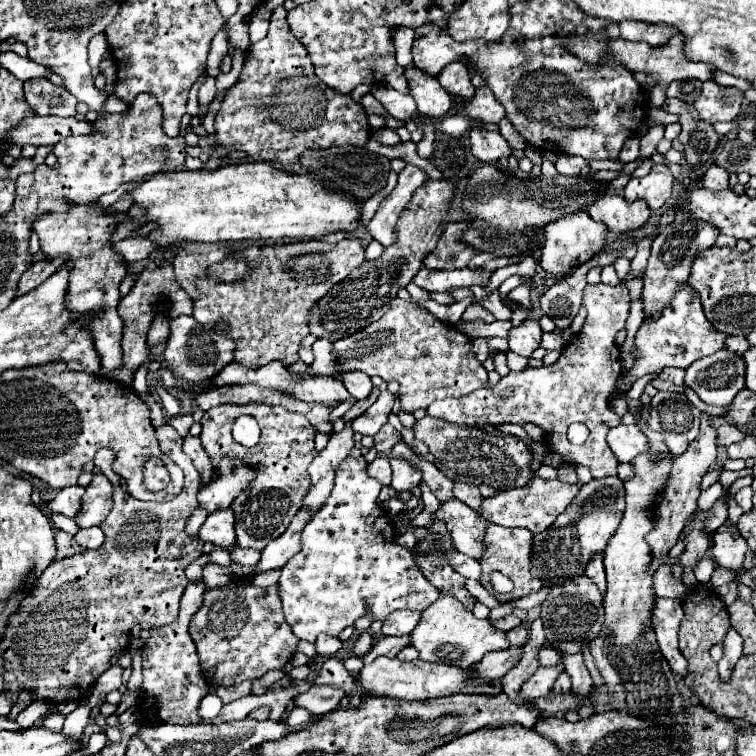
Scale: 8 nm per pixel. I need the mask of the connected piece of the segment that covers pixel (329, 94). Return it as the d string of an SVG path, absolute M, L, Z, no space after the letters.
M278 6L270 18L270 32L264 40L250 46L248 56L242 66L240 80L226 92L222 108L216 114L216 148L210 154L210 160L204 164L204 170L216 170L222 162L230 156L230 152L242 150L254 160L270 160L276 166L292 166L298 162L304 150L324 150L330 146L364 146L370 138L370 124L362 104L356 104L352 96L342 96L322 84L314 74L314 66L306 48L298 40L294 40L288 22L286 22L286 8Z

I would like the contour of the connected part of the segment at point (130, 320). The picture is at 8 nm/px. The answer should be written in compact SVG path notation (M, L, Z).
M162 260L162 264L150 262L150 266L138 276L138 280L136 280L136 284L132 286L130 294L120 300L118 314L120 314L120 318L124 320L124 338L122 338L124 366L122 366L120 370L116 370L116 374L112 376L114 380L118 380L118 382L122 382L122 384L132 384L132 372L134 372L134 368L138 368L138 366L144 362L144 358L148 356L148 350L146 350L146 334L148 334L150 322L152 322L152 318L154 318L156 304L158 304L158 300L160 300L162 296L170 296L171 298L170 319L174 319L180 315L191 316L193 314L194 301L179 284L176 284L172 266L170 266L166 260Z

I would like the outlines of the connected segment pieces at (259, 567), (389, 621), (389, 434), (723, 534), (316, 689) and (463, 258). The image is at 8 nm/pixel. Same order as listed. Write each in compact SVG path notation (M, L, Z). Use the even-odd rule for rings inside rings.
M306 508L298 510L298 514L294 516L294 520L286 528L286 532L280 538L272 540L262 550L262 560L256 564L256 572L266 572L266 570L272 570L272 568L282 568L294 554L298 554L302 530L304 530L304 526L310 520L312 520L312 516L310 516L310 512L306 512Z
M412 610L392 612L384 620L382 634L384 636L404 636L404 634L410 634L412 628L418 626L418 620L420 620L420 612L412 612Z
M386 422L386 426L374 436L374 448L378 452L388 452L394 444L398 444L402 438L398 438L398 432L392 428L390 422Z
M724 522L712 536L712 550L710 554L714 556L714 562L718 566L730 568L738 574L744 574L746 570L742 568L744 556L748 552L746 540L738 534L736 526L732 522Z
M312 686L308 692L300 694L294 704L304 706L312 716L320 716L324 712L330 712L338 708L340 700L346 696L342 688L330 688L330 686Z
M448 222L436 244L436 250L424 258L424 266L430 270L454 270L468 266L470 258L478 252L460 242L466 228L468 222Z

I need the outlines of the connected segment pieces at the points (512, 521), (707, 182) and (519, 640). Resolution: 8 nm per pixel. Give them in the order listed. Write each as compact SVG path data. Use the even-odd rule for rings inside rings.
M536 476L534 480L530 480L530 484L526 488L514 488L514 490L498 492L492 498L484 498L480 514L488 522L494 522L500 526L520 526L520 528L528 528L530 532L538 534L538 532L544 532L546 528L550 528L550 524L574 500L578 490L580 490L578 484L566 484L562 480L542 480Z
M710 166L702 178L702 188L708 188L708 190L724 190L728 188L728 178L730 178L730 172L726 172L724 168L720 166Z
M522 622L518 628L508 630L506 636L508 636L508 640L510 640L512 646L516 646L516 644L524 644L524 642L528 640L528 628L526 628L526 622Z

